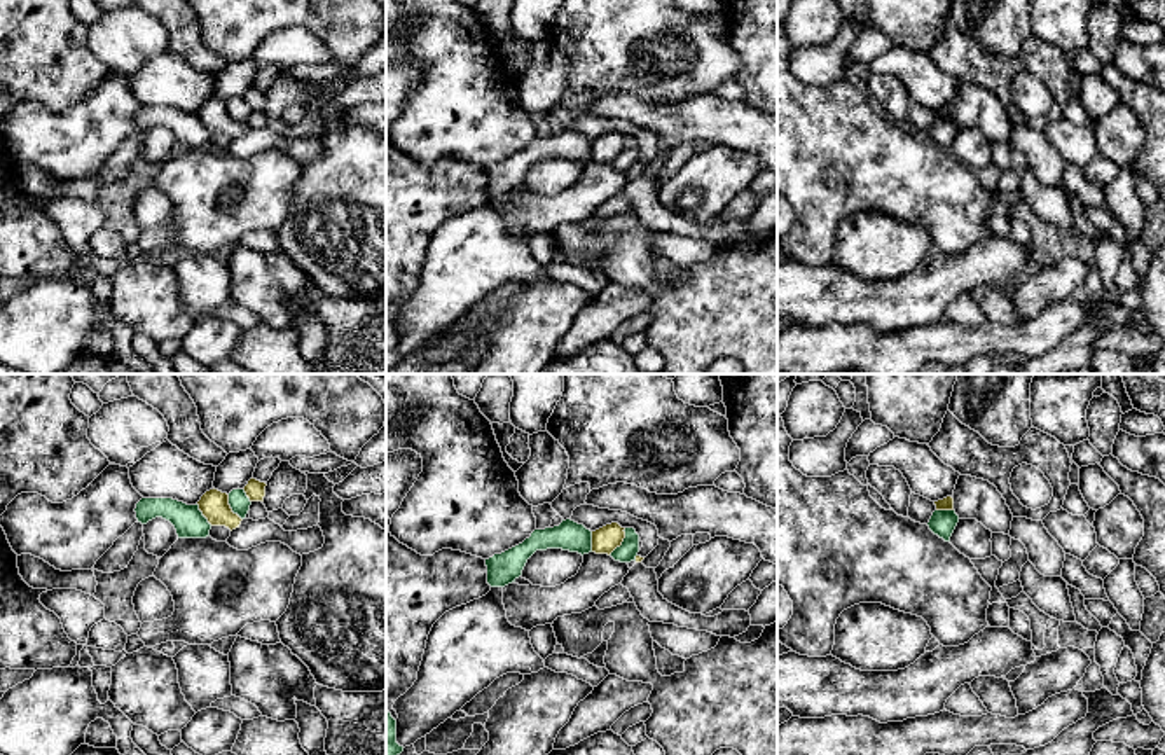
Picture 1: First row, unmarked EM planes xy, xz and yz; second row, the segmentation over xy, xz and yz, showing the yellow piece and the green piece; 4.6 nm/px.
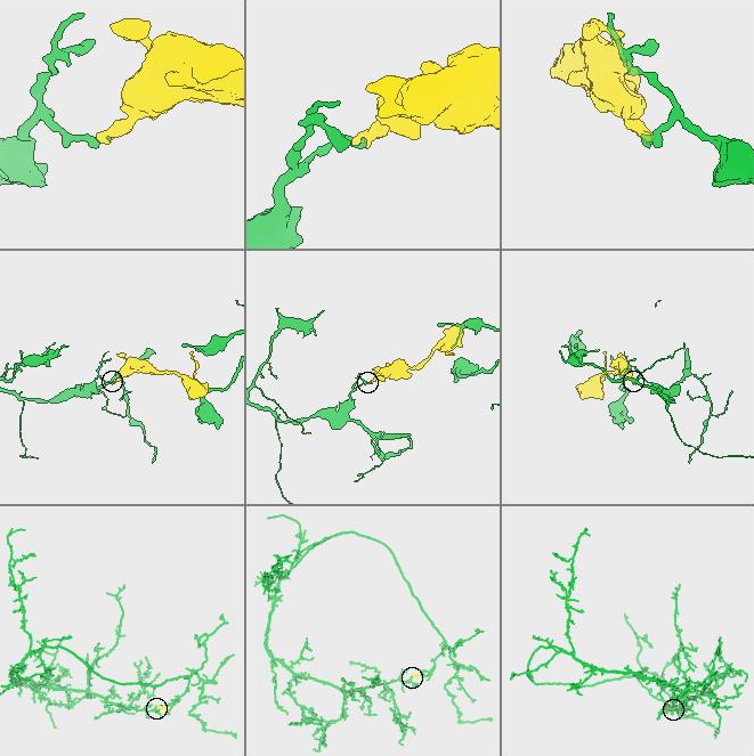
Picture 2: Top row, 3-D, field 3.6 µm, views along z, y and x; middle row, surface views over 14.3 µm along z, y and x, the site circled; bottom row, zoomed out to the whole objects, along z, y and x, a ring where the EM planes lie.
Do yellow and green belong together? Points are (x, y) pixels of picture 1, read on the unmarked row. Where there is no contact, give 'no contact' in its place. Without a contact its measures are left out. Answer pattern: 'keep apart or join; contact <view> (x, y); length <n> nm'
keep apart; contact xz (622, 149); length 150 nm

